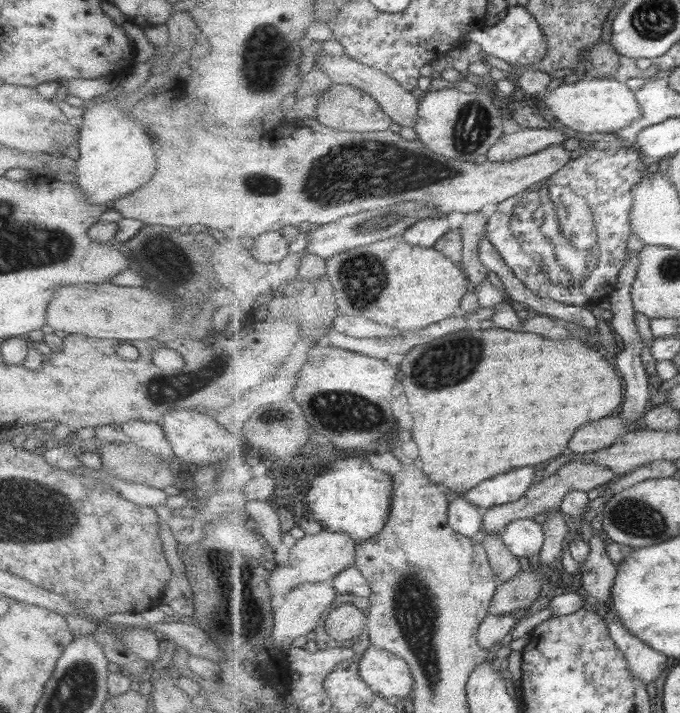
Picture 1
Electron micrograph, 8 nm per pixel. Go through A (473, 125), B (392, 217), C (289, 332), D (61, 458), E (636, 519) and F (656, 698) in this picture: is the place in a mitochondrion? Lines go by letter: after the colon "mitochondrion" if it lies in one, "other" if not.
A: mitochondrion
B: mitochondrion
C: other
D: other
E: mitochondrion
F: other

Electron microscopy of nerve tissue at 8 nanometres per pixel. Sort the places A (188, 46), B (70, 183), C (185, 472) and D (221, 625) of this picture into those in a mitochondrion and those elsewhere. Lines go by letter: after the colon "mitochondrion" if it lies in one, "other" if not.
A: other
B: other
C: other
D: other

